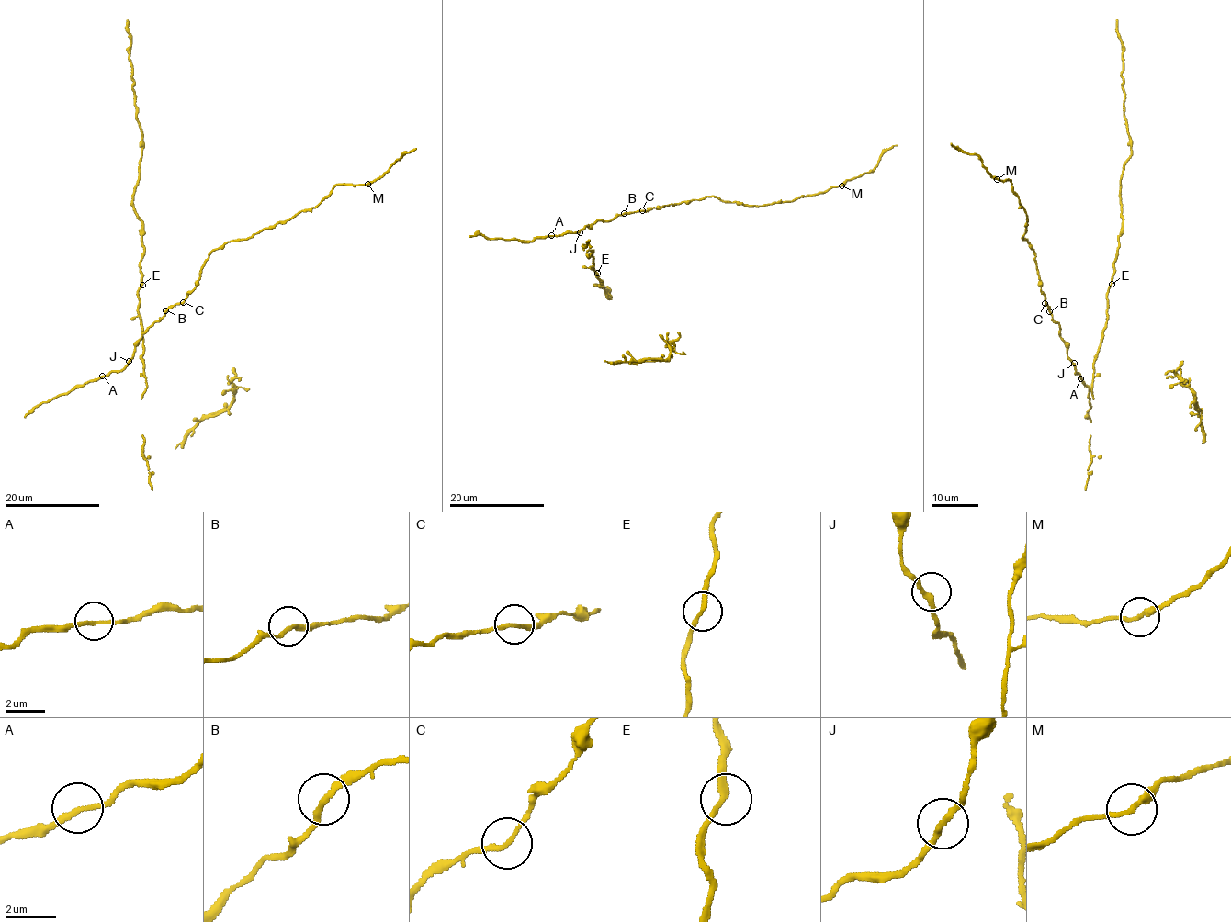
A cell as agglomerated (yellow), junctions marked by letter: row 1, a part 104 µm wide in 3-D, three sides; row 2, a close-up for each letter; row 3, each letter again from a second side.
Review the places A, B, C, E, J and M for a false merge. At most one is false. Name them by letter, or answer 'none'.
none

